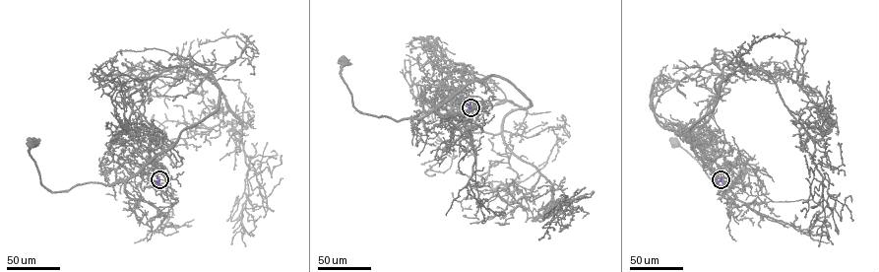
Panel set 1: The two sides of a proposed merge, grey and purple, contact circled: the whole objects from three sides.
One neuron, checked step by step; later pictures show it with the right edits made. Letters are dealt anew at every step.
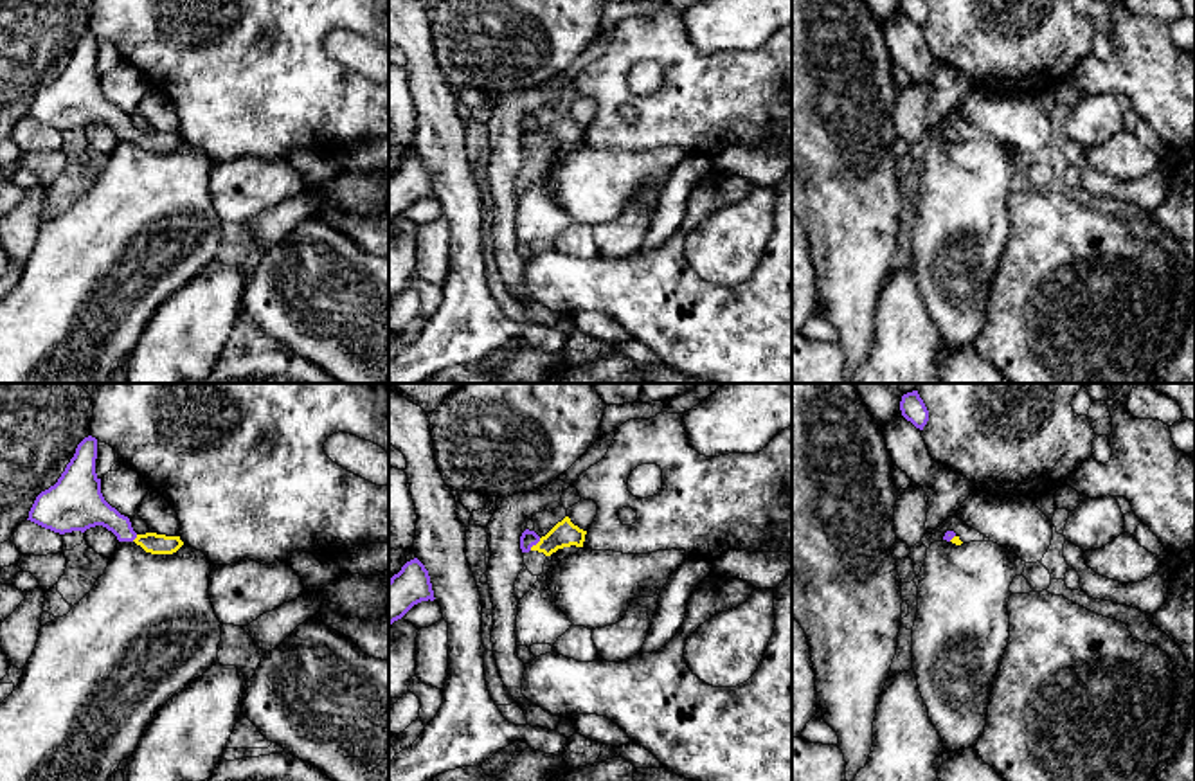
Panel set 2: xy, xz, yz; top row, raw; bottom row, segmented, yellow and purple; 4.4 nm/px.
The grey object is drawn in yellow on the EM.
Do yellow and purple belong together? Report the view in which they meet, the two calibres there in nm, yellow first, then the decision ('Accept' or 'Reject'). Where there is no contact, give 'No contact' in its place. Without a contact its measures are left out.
Touches yellow in xz. Thickness 110 nm (yellow) against 70 nm. Accept

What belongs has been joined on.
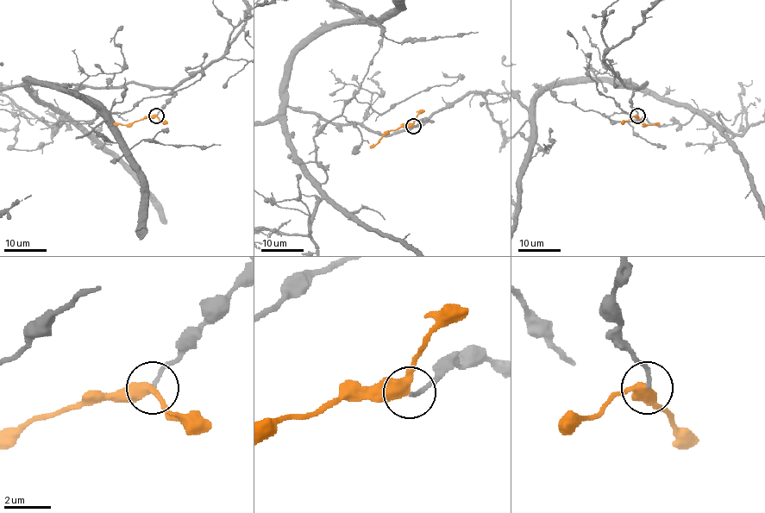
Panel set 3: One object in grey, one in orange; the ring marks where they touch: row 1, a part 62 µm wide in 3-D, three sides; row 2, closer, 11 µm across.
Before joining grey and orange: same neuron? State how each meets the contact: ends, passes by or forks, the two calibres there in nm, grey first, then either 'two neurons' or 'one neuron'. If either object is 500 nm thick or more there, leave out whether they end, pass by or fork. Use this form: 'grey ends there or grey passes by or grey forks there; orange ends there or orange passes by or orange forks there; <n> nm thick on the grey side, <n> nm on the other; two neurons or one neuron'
grey ends there; orange passes by; 140 nm thick on the grey side, 380 nm on the other; one neuron

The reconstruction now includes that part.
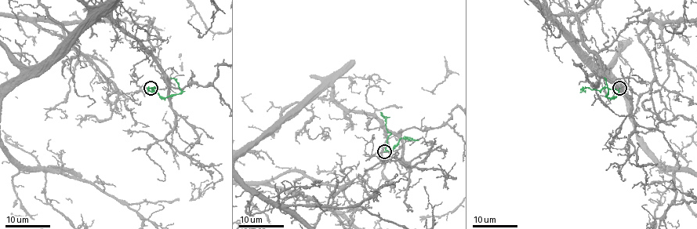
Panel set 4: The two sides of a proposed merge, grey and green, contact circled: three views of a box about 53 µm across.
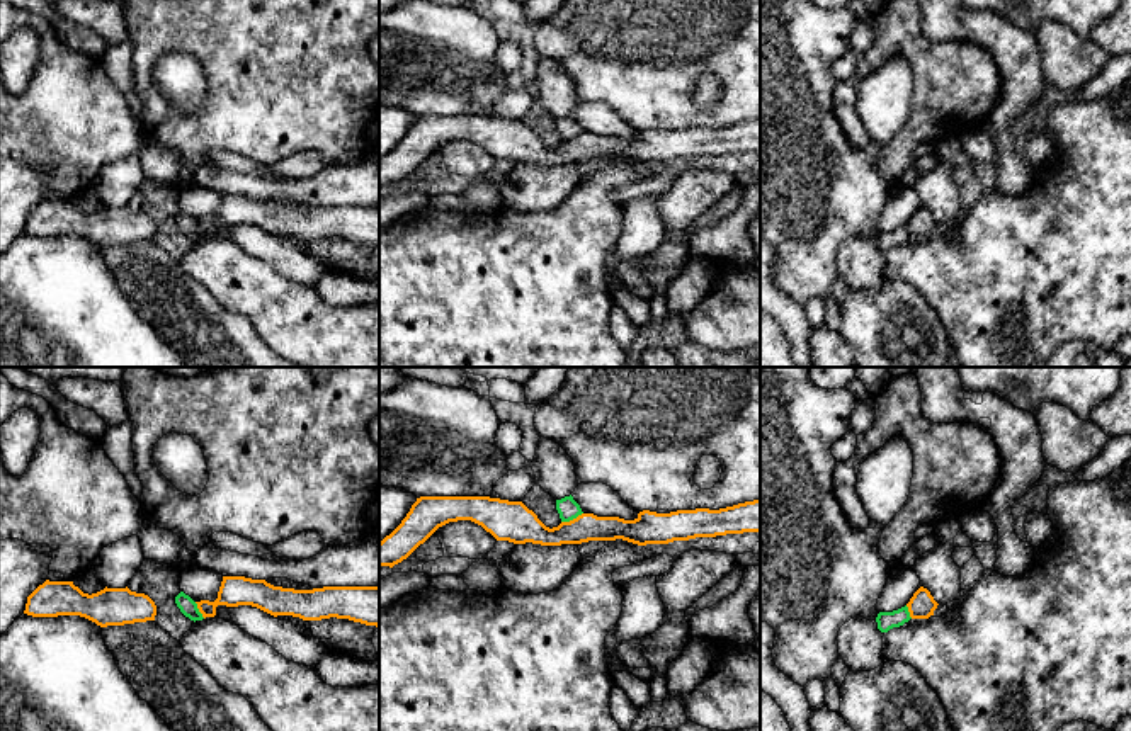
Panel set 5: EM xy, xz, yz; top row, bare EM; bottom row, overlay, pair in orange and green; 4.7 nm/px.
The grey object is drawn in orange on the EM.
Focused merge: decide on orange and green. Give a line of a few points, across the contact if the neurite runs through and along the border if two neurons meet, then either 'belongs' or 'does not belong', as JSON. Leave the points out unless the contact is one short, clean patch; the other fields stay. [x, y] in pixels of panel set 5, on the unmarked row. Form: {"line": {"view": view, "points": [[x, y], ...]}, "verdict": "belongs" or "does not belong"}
{"line": {"view": "xz", "points": [[582, 131], [562, 141]]}, "verdict": "does not belong"}

